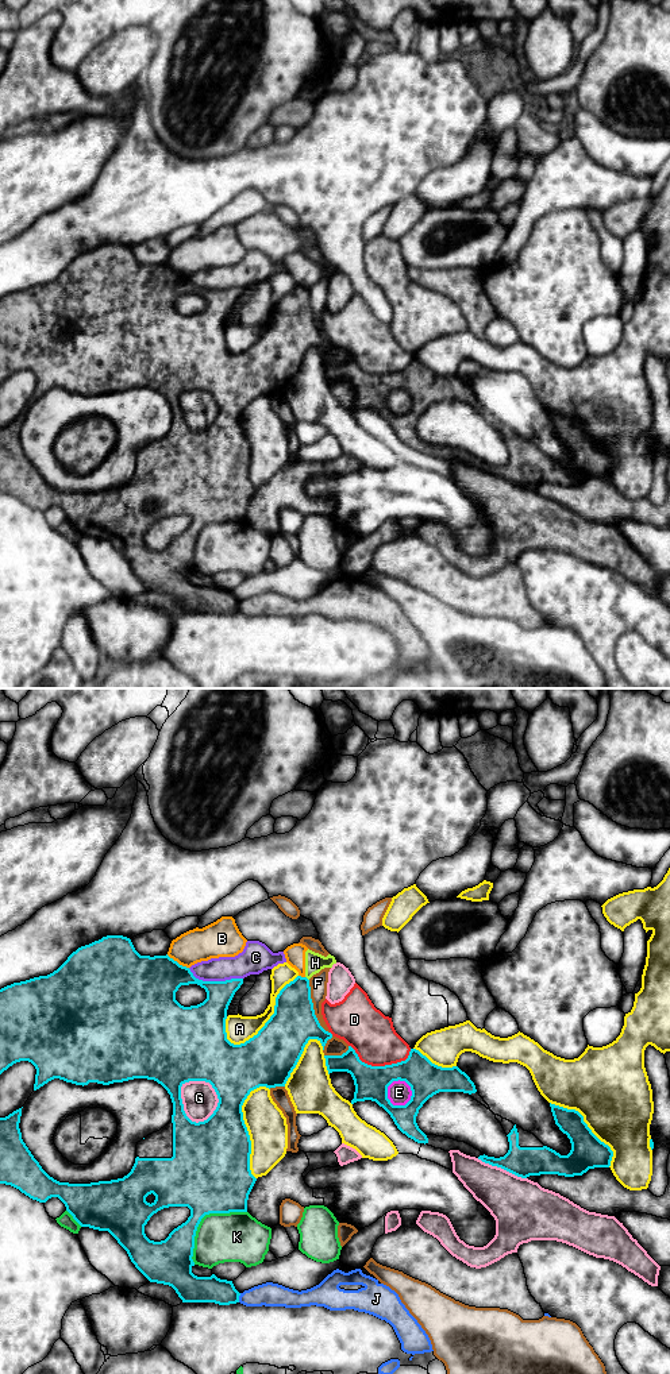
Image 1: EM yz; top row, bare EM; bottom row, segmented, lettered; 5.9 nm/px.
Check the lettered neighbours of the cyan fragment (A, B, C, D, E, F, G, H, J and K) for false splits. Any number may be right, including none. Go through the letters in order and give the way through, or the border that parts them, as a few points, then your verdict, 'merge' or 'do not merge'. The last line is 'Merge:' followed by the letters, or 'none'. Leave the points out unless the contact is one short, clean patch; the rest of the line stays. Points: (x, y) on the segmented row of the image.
A: do not merge
B: do not merge
C: do not merge
D: do not merge
E: do not merge
F: do not merge
G: do not merge
H: along yz (305, 976), (308, 980) | do not merge
J: do not merge
K: do not merge
Merge: none

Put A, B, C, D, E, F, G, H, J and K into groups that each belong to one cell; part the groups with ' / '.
A / B C D E H J K / F / G

